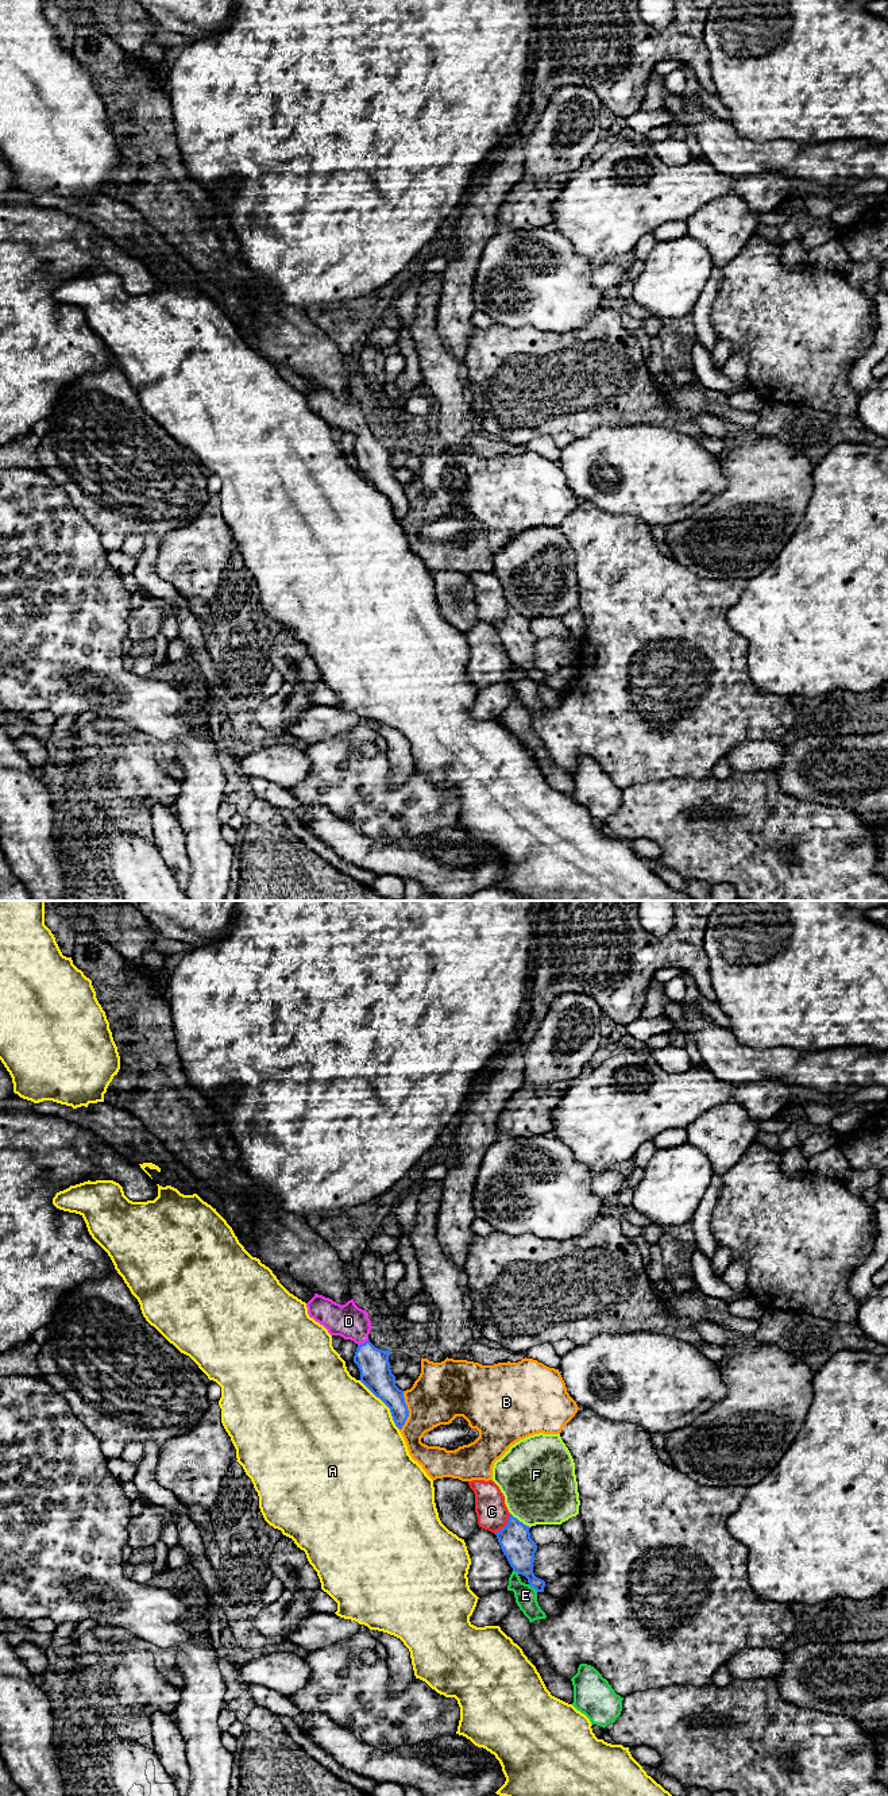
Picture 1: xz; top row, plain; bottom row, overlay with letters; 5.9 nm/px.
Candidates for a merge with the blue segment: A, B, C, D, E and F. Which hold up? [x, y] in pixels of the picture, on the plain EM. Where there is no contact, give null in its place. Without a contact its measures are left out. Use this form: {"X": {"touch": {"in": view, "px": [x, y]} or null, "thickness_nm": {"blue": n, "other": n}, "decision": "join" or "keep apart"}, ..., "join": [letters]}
{"A": {"touch": {"in": "xz", "px": [385, 496]}, "thickness_nm": {"blue": 190, "other": 500}, "decision": "keep apart"}, "B": {"touch": {"in": "xz", "px": [408, 504]}, "thickness_nm": {"blue": 170, "other": 340}, "decision": "keep apart"}, "C": {"touch": {"in": "xz", "px": [506, 617]}, "thickness_nm": {"blue": 190, "other": 190}, "decision": "keep apart"}, "D": {"touch": {"in": "xz", "px": [362, 436]}, "thickness_nm": {"blue": 190, "other": 200}, "decision": "join"}, "E": {"touch": {"in": "xz", "px": [533, 679]}, "thickness_nm": {"blue": 190, "other": 130}, "decision": "keep apart"}, "F": {"touch": {"in": "xz", "px": [518, 613]}, "thickness_nm": {"blue": 190, "other": 440}, "decision": "keep apart"}, "join": ["D"]}

